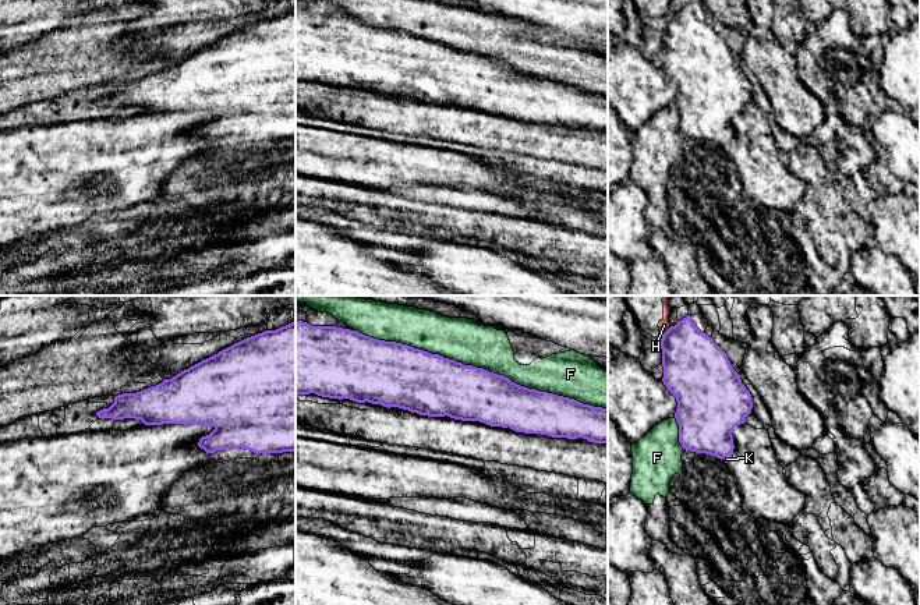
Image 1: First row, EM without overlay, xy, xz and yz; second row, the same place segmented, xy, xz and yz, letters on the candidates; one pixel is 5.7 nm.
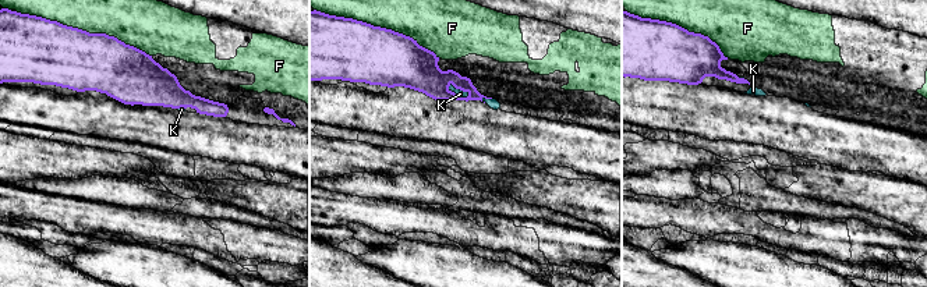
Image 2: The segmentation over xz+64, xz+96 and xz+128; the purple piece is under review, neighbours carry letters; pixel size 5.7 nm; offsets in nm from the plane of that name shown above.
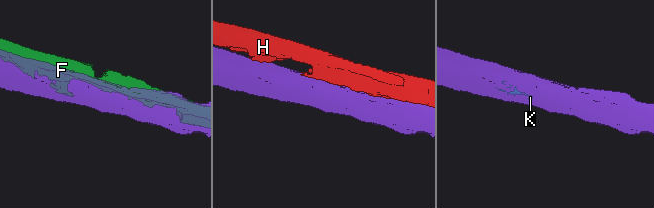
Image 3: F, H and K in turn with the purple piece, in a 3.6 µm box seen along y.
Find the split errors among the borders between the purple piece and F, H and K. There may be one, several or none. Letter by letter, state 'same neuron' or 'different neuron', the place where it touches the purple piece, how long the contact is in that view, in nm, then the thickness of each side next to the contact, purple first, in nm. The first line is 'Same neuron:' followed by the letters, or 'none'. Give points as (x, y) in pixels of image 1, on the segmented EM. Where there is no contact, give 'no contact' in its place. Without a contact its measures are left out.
Same neuron: K
F: different neuron; meets purple in xz at (481, 368); contact 1550 nm long; 320 nm thick on the purple side, 260 nm on the other
H: different neuron; meets purple in yz at (666, 331); contact 60 nm long; 360 nm thick on the purple side, 70 nm on the other
K: same neuron; meets purple in yz at (728, 455); contact 100 nm long; 340 nm thick on the purple side, 40 nm on the other

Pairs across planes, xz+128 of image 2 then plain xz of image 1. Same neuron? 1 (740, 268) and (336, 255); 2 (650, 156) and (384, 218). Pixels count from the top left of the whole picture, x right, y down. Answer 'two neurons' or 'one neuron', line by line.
1: two neurons
2: two neurons

